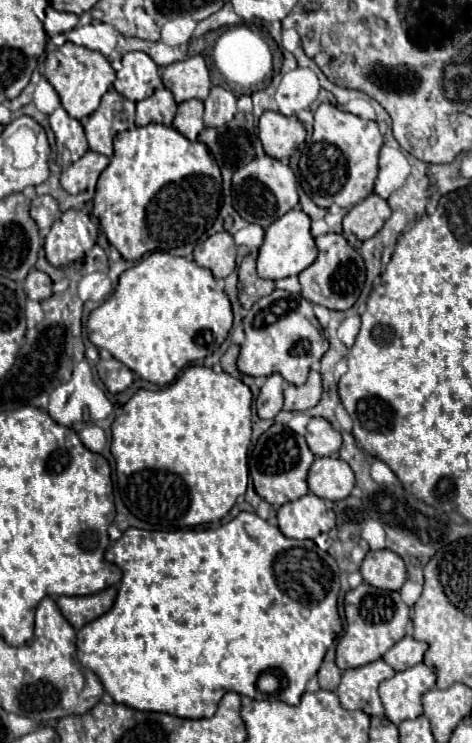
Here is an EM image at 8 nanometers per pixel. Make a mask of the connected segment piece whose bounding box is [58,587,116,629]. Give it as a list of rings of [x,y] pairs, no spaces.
[[[108,587],[100,593],[86,597],[58,597],[58,609],[74,629],[82,629],[86,623],[104,615],[116,599],[116,587]]]

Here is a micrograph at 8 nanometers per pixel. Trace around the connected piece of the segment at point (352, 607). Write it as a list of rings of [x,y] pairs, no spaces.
[[[362,583],[346,593],[344,613],[346,613],[346,633],[336,645],[336,665],[342,671],[380,659],[396,641],[404,637],[410,619],[410,609],[400,599],[400,593],[382,591],[368,583]]]

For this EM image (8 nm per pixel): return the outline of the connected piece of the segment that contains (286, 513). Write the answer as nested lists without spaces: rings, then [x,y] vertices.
[[[308,493],[296,501],[284,503],[278,509],[278,529],[290,539],[314,539],[318,533],[326,533],[332,527],[334,527],[334,511],[328,509],[324,501],[314,493]]]

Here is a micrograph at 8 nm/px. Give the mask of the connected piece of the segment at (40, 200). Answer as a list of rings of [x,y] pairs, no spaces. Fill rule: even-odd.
[[[42,195],[42,197],[36,197],[32,201],[32,207],[30,207],[30,217],[36,221],[36,225],[40,229],[48,229],[52,227],[52,223],[60,217],[60,211],[58,211],[58,201],[50,195]]]

